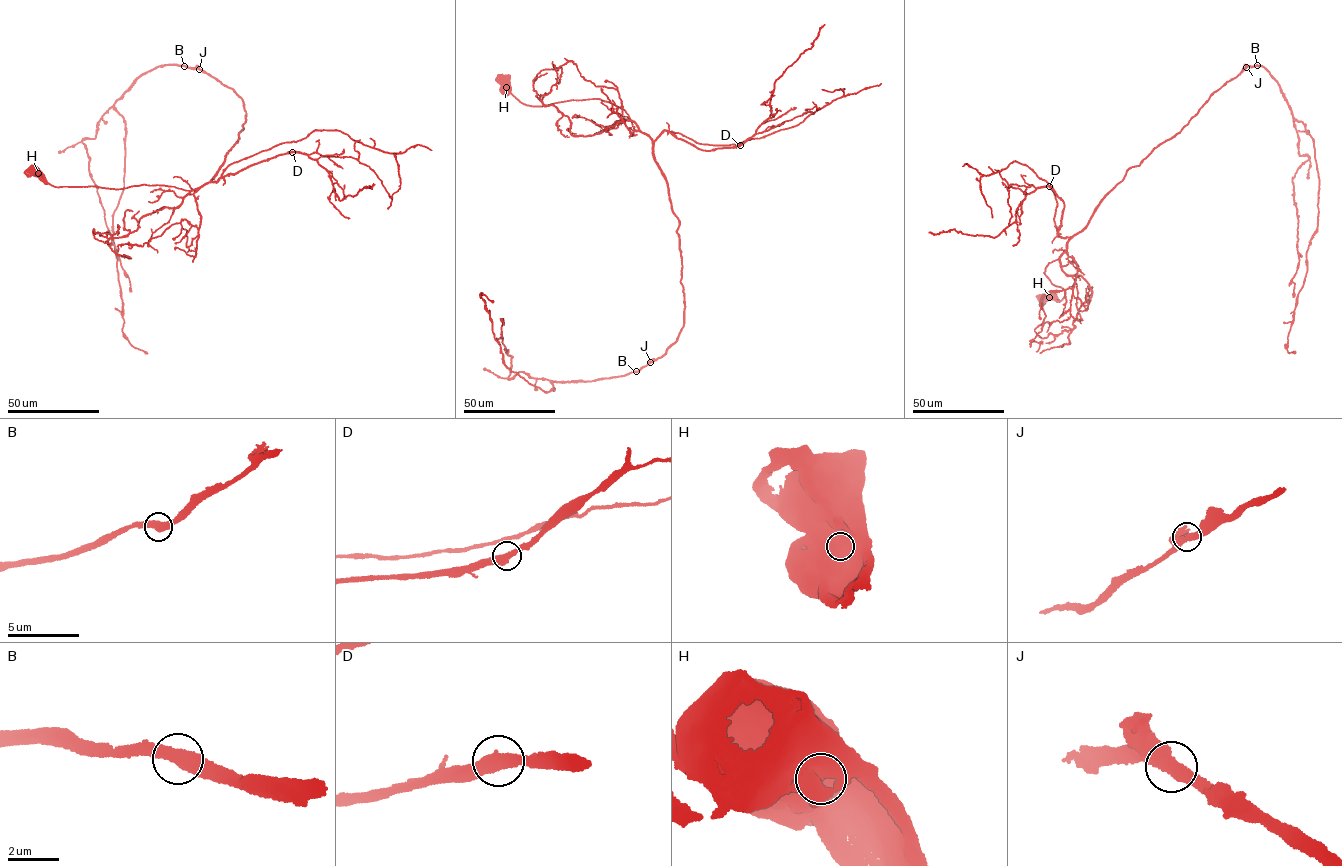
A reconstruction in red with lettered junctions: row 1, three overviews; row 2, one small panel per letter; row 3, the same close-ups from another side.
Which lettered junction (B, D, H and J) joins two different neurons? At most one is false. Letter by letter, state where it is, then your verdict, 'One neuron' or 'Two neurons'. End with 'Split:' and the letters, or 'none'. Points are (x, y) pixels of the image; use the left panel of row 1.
B: Place: (184, 66). One neuron
D: Place: (292, 152). One neuron
H: Place: (38, 173). Two neurons
J: Place: (199, 69). One neuron
Split: H

